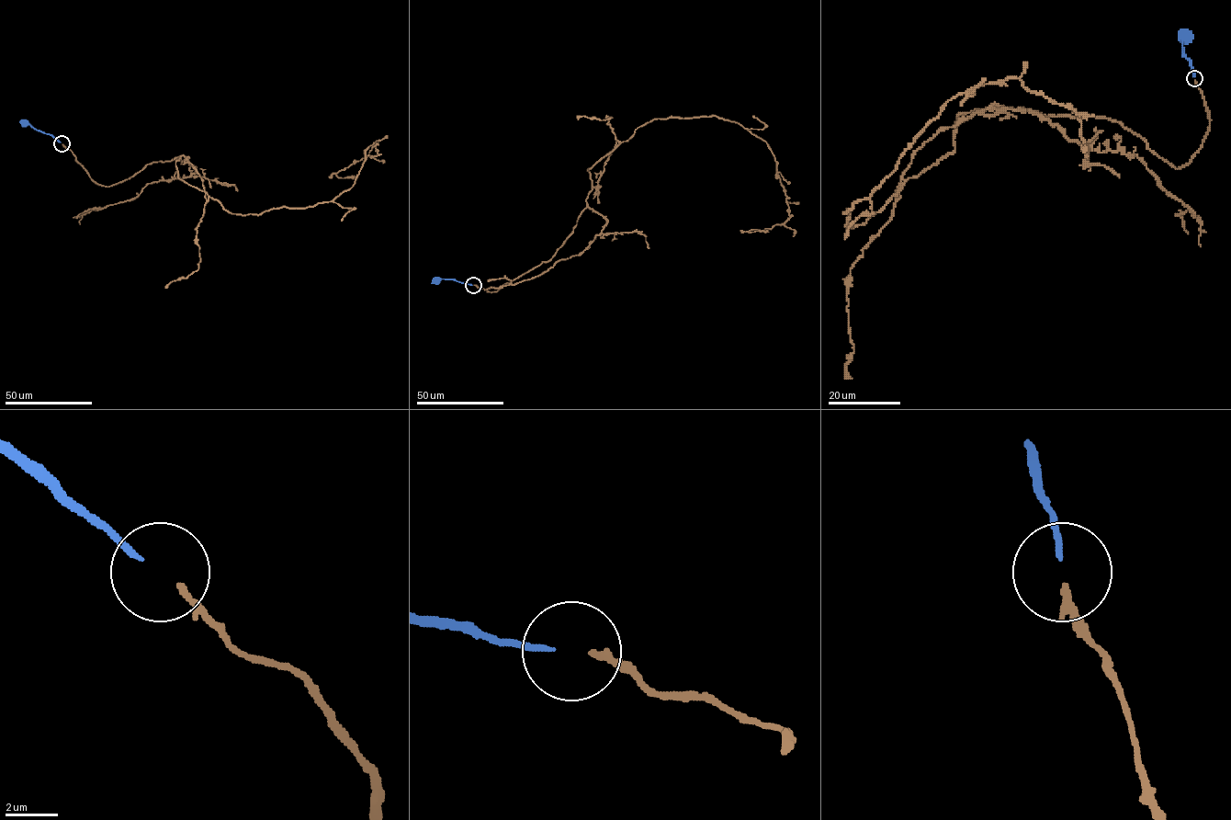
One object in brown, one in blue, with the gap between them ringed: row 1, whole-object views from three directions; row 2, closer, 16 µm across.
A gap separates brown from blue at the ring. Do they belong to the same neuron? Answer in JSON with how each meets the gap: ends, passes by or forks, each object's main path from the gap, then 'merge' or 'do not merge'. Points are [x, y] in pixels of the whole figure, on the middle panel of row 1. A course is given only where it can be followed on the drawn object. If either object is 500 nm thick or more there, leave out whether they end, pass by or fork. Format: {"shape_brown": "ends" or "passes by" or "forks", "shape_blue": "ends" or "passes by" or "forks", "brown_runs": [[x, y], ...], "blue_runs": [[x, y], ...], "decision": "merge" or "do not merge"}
{"shape_brown": "ends", "shape_blue": "ends", "brown_runs": [[474, 285], [548, 261], [587, 169], [655, 119], [717, 116], [767, 143], [790, 216], [748, 231], [768, 232]], "blue_runs": [[471, 285], [453, 279], [436, 280]], "decision": "merge"}

